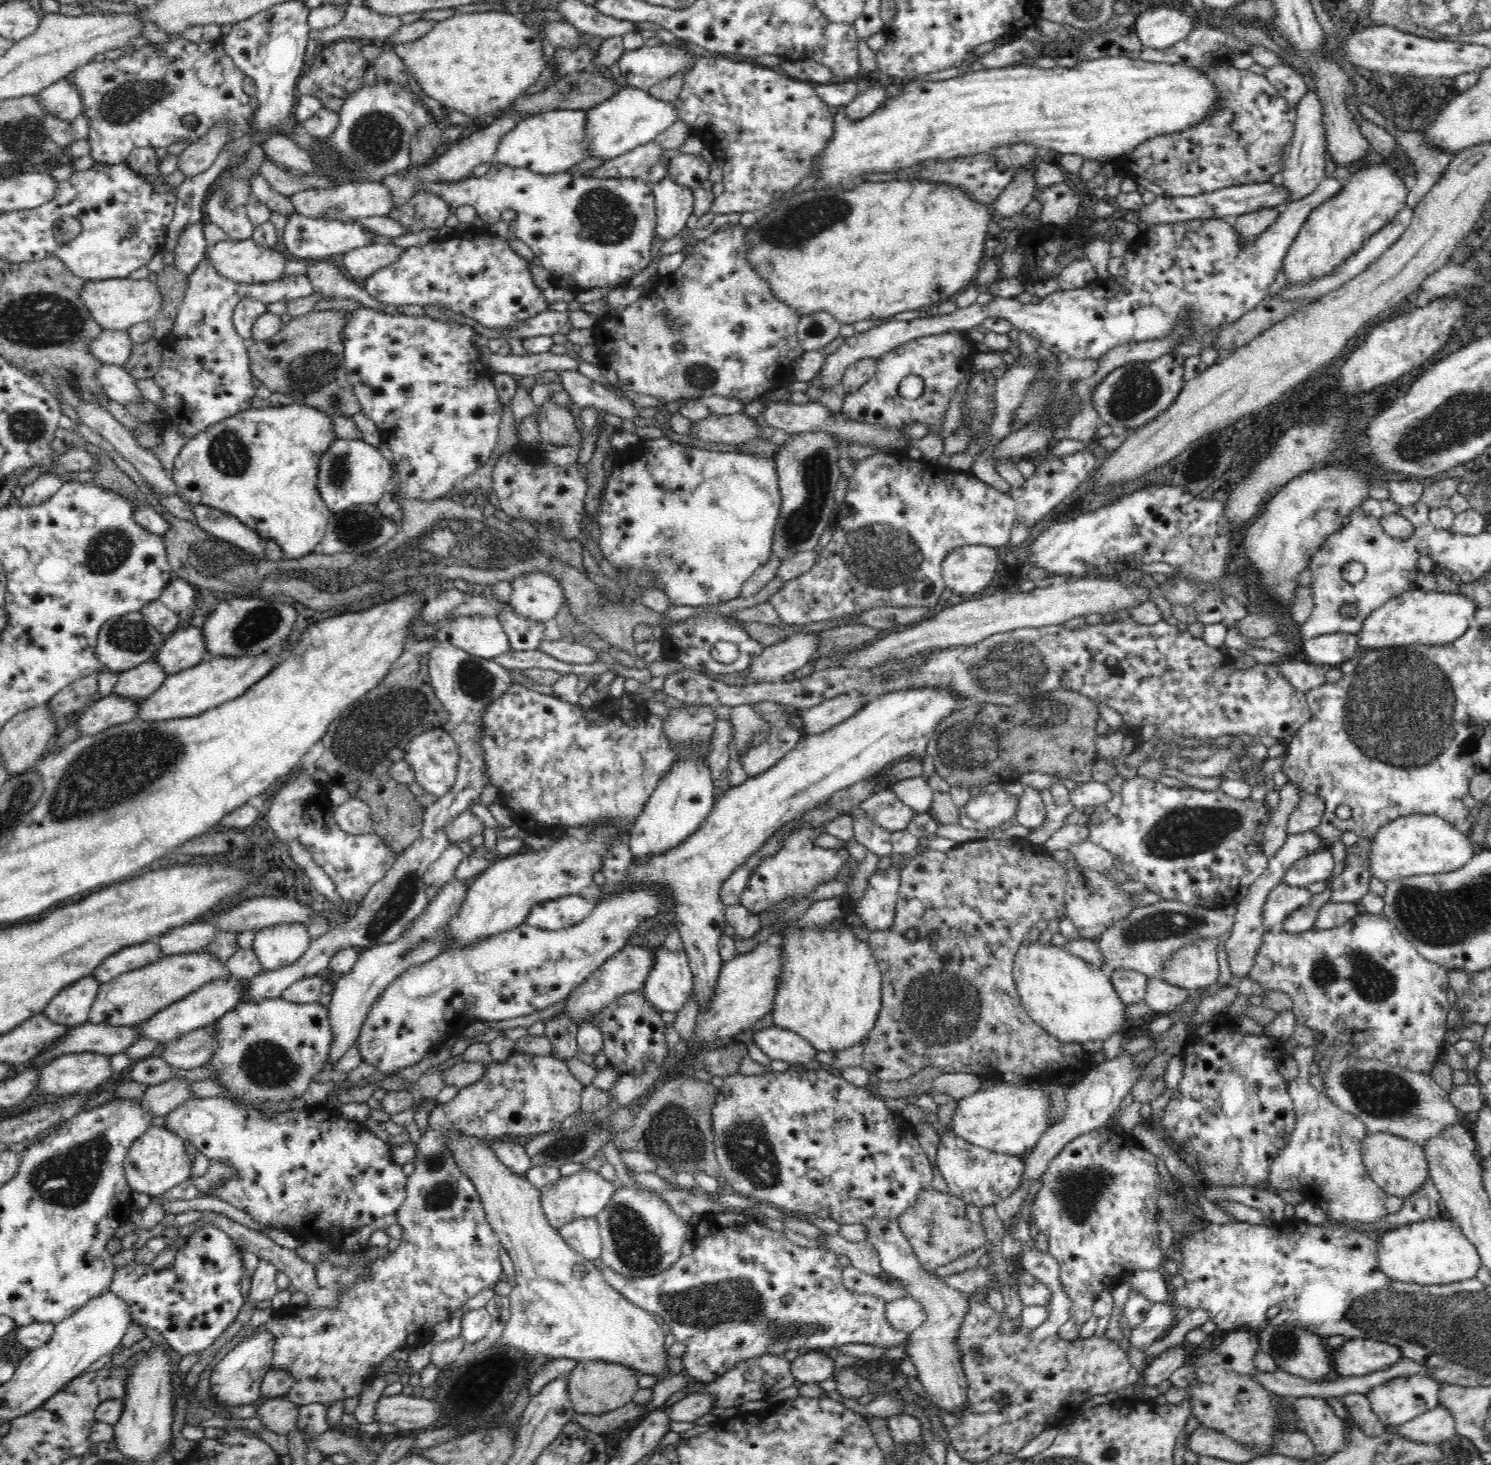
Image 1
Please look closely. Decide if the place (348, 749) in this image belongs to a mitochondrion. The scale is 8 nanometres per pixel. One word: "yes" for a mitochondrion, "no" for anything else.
yes

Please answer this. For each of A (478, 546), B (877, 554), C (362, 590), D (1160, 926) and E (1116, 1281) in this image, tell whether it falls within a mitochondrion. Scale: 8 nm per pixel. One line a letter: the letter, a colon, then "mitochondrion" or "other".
A: mitochondrion
B: mitochondrion
C: mitochondrion
D: mitochondrion
E: other

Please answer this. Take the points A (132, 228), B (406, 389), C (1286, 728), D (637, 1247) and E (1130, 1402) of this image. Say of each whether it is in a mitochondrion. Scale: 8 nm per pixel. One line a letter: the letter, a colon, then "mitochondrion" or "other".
A: mitochondrion
B: other
C: other
D: mitochondrion
E: other

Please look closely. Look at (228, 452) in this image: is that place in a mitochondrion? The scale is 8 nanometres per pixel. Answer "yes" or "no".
yes

